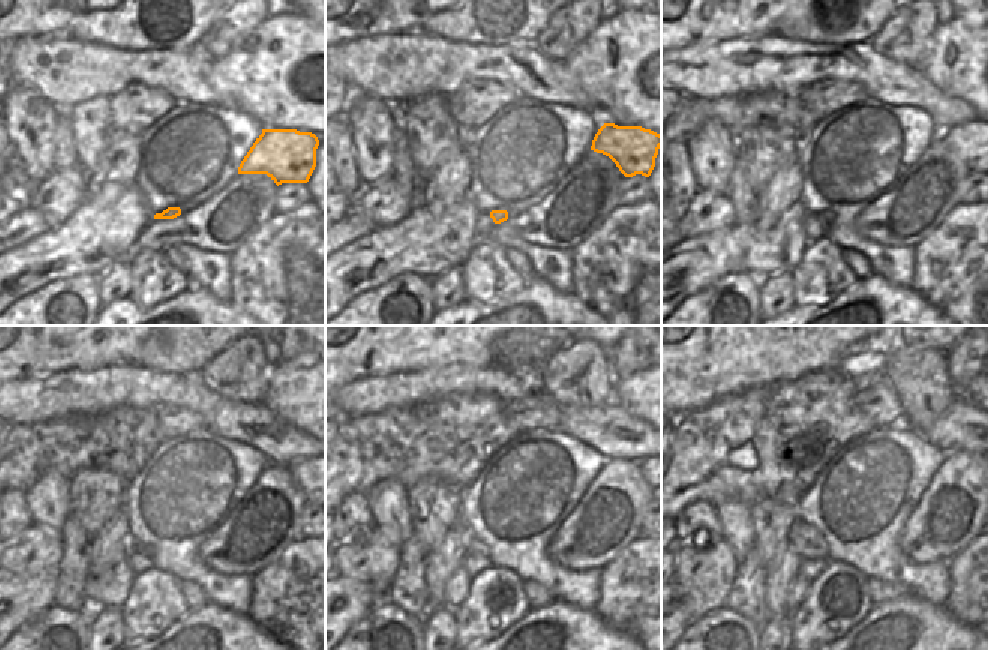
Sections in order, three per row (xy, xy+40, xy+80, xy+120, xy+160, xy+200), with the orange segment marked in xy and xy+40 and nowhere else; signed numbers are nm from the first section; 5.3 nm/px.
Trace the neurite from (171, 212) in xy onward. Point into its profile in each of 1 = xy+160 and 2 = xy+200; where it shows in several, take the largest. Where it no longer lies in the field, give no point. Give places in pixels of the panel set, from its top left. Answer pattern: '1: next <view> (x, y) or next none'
1: next xy+160 (470, 541)
2: next xy+200 (808, 542)

